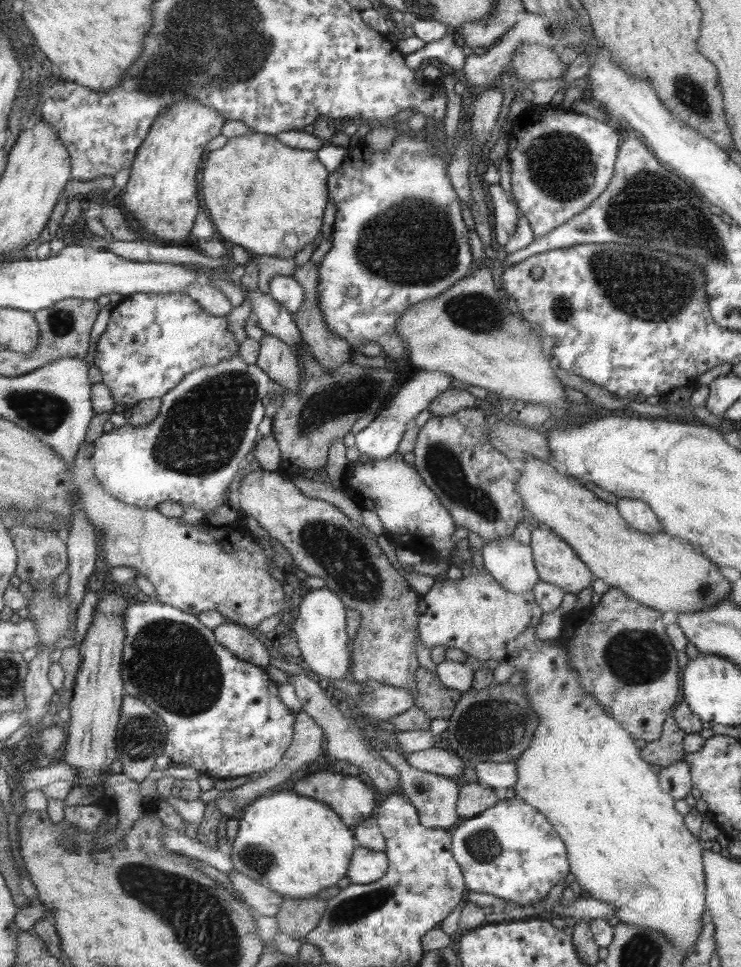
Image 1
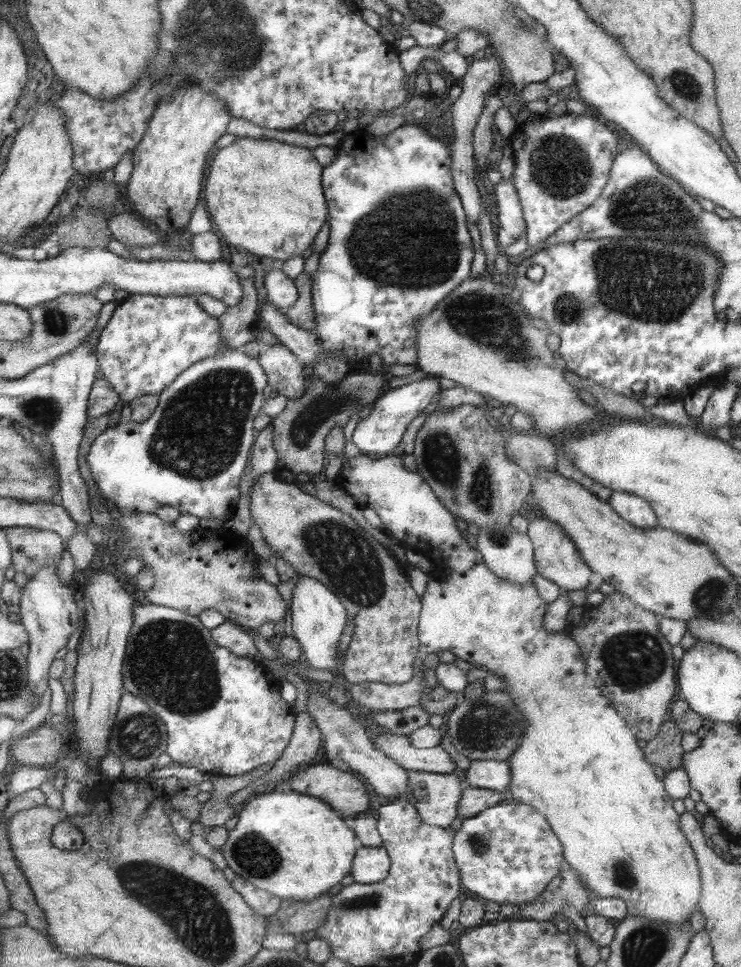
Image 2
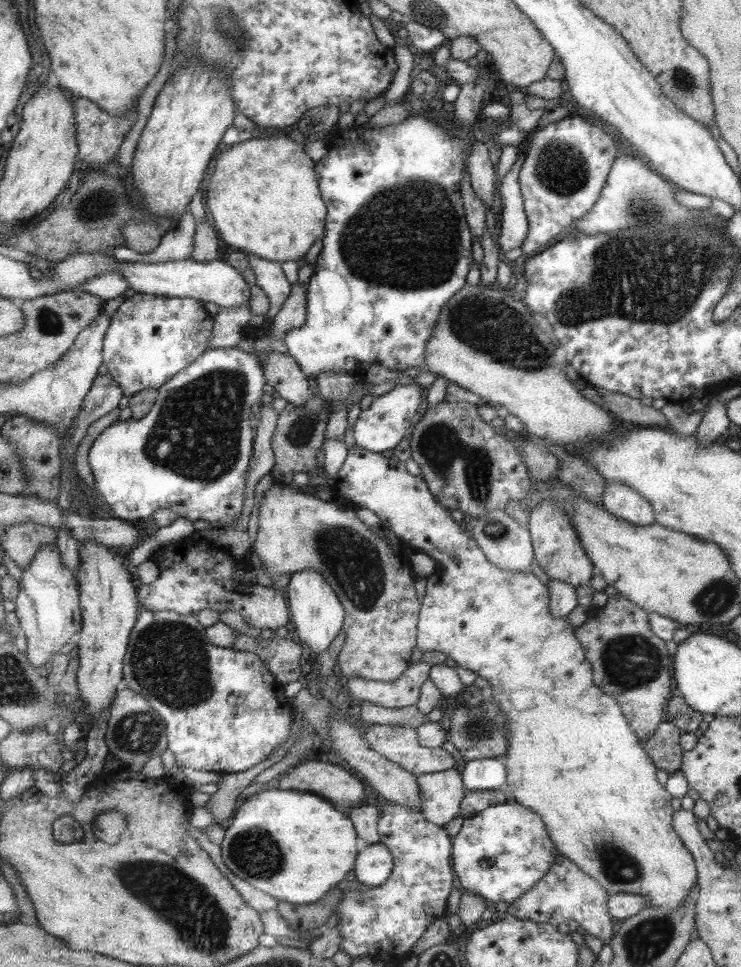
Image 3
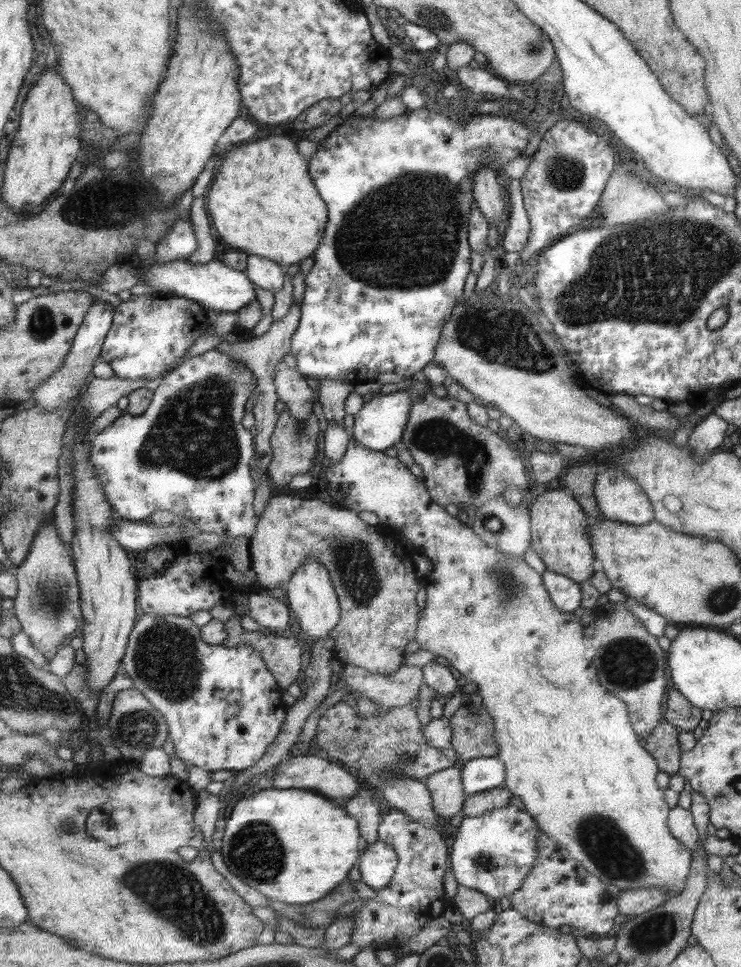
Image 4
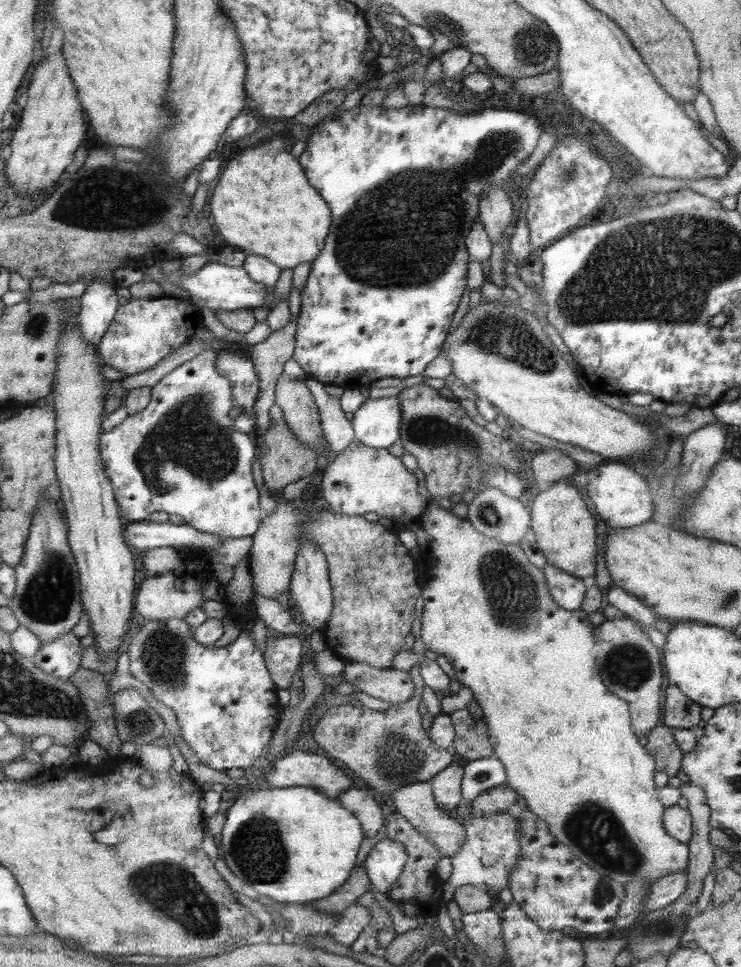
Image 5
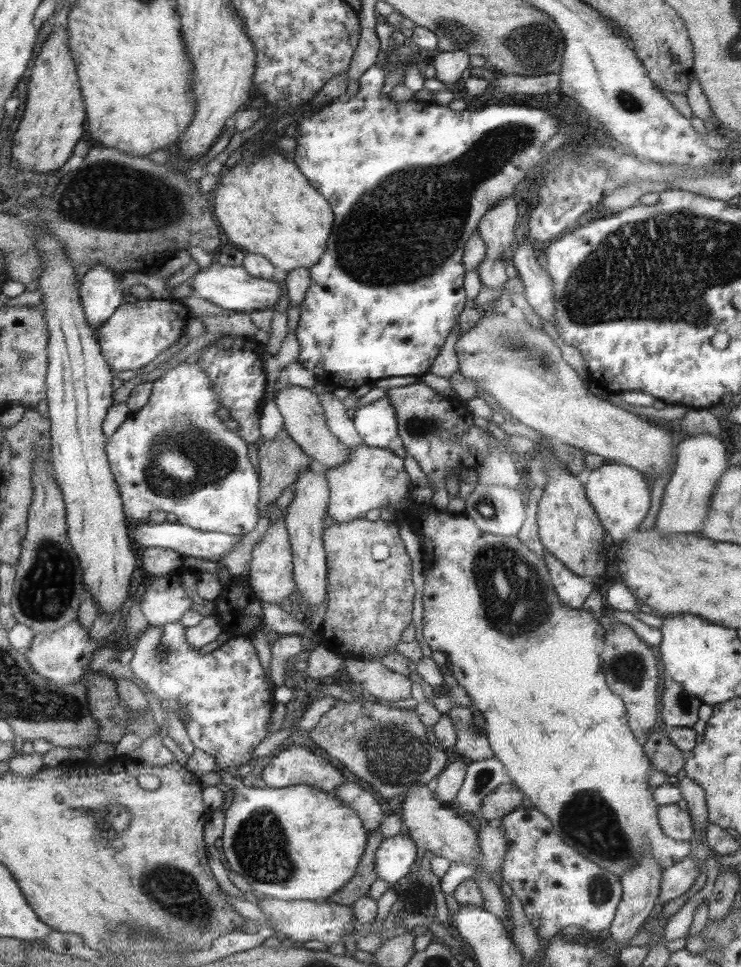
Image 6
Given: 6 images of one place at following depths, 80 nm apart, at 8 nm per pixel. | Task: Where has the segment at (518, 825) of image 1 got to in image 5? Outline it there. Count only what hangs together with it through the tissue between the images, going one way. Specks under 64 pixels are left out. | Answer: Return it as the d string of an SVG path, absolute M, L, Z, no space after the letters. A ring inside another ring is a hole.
M505 812L495 816L472 817L461 821L466 832L466 841L460 849L450 857L451 874L445 884L441 883L443 891L441 900L452 900L453 891L463 885L485 887L491 894L497 894L509 886L510 870L517 865L518 854L521 853L521 843L518 842L518 821Z

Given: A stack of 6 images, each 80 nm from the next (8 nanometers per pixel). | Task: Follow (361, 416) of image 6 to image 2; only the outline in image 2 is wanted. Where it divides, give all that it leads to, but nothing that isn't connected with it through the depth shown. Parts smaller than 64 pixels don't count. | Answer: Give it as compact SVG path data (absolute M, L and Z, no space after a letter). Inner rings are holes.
M423 379L404 384L395 388L389 388L383 396L377 397L370 408L369 414L359 420L352 432L352 442L363 453L376 454L377 456L389 455L391 448L399 444L407 424L430 404L434 394L440 386L436 379Z

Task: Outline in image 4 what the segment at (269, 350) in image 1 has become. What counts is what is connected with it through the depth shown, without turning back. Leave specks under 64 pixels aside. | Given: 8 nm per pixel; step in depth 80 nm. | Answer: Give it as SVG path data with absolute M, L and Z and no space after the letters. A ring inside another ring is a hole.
M281 365L281 369L274 370L274 387L279 402L283 402L286 410L294 420L304 420L312 414L316 395L307 386L305 376L296 370Z

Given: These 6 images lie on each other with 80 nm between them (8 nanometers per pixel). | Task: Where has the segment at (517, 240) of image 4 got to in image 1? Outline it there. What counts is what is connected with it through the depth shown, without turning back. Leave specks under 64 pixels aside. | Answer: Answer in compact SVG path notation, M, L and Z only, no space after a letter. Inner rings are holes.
M499 183L489 185L488 192L493 203L493 235L497 246L504 246L515 232L518 206Z

